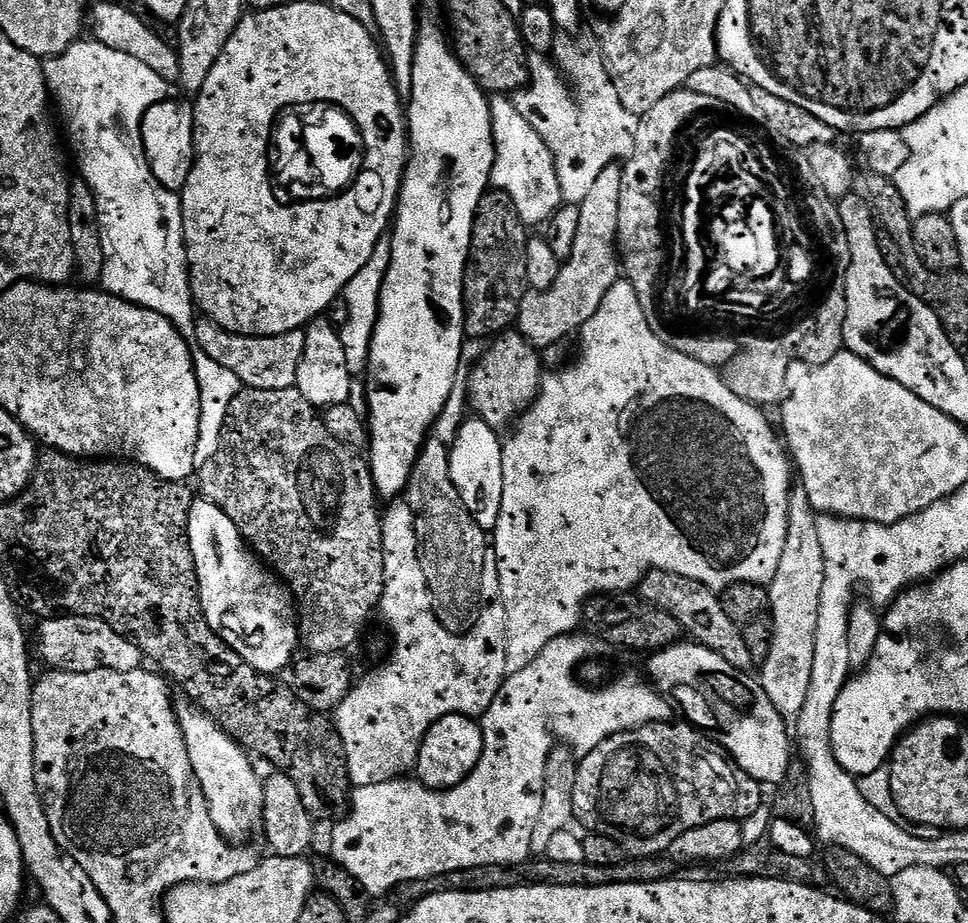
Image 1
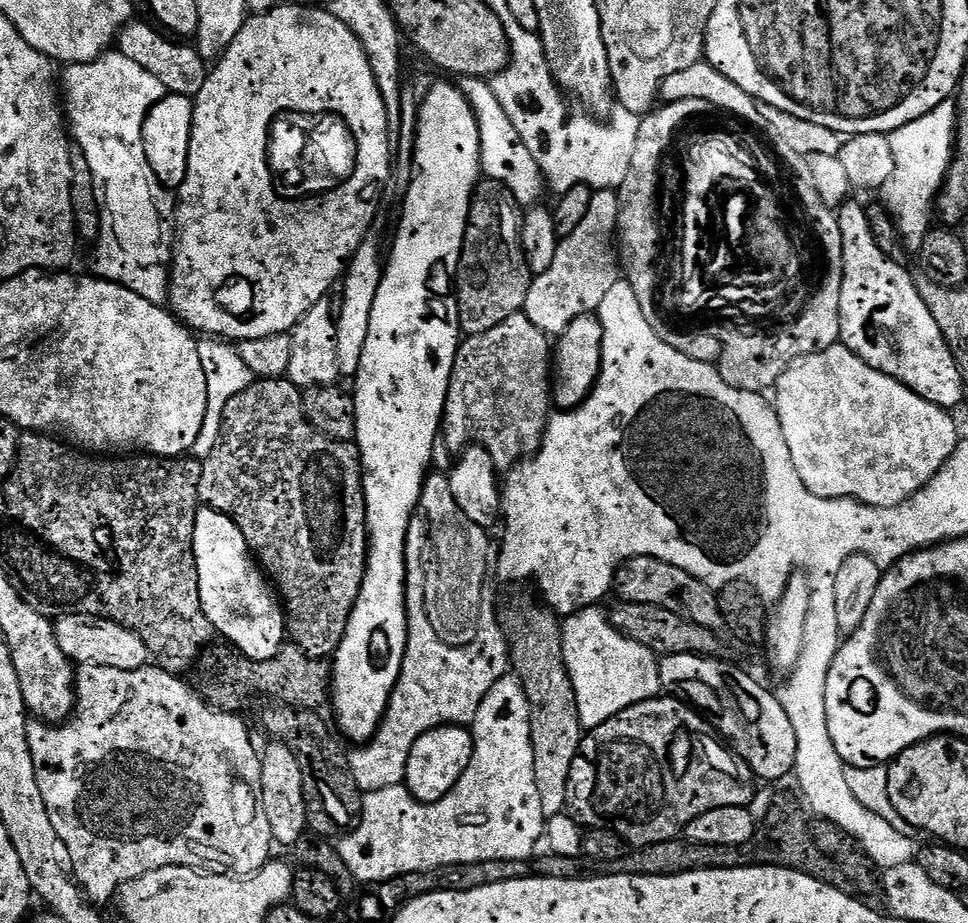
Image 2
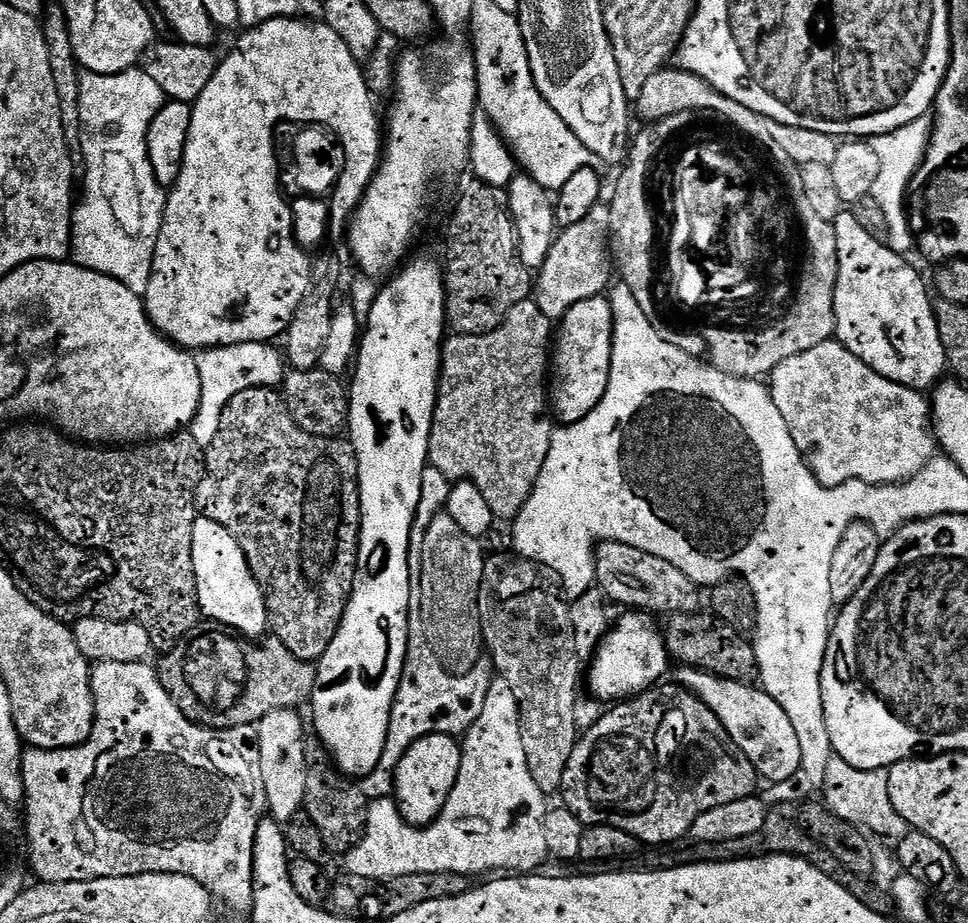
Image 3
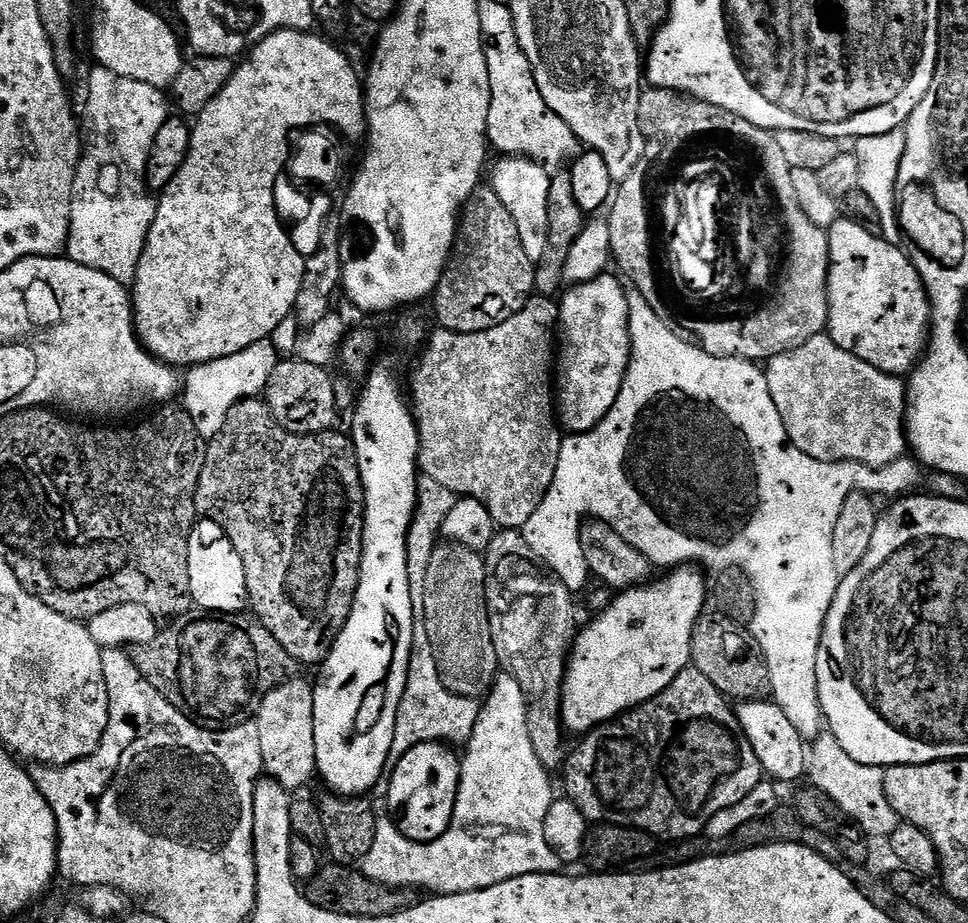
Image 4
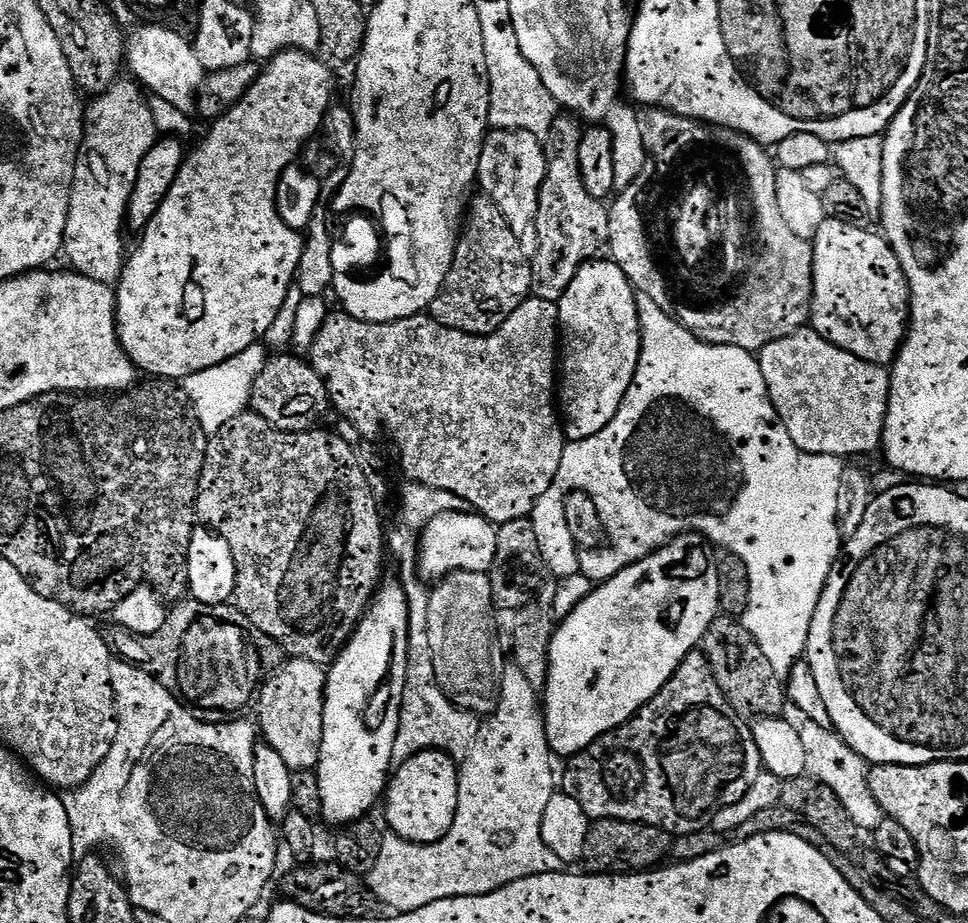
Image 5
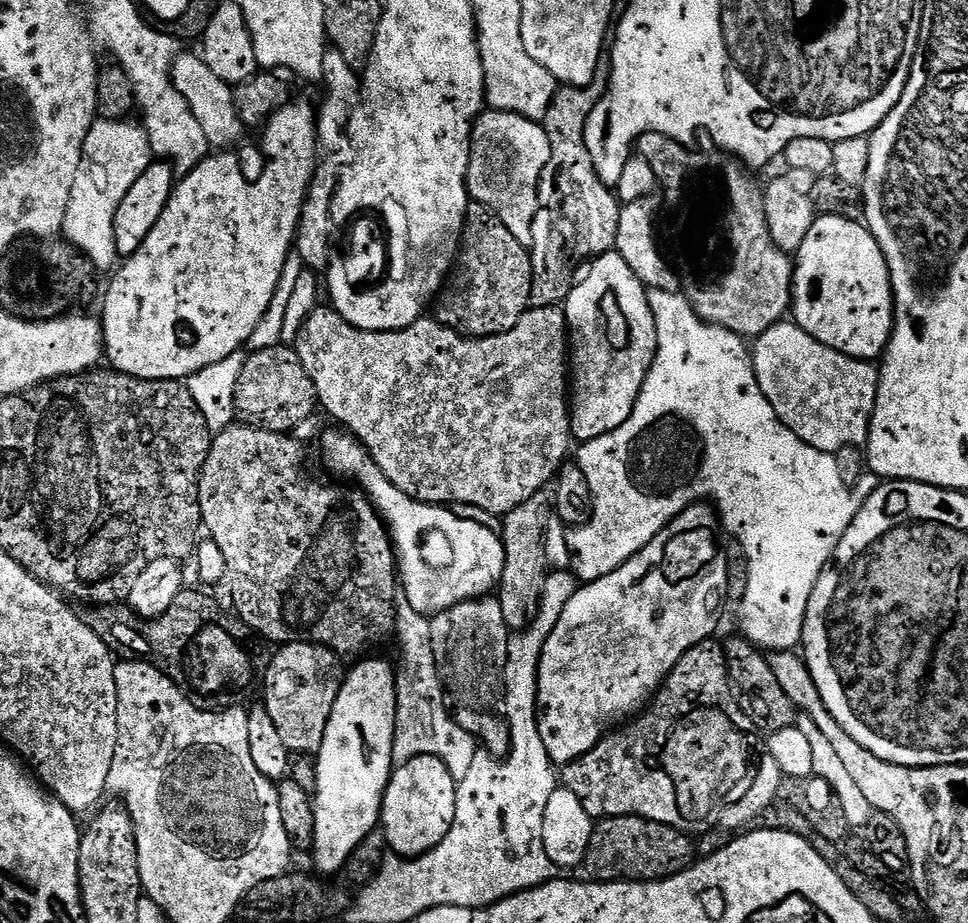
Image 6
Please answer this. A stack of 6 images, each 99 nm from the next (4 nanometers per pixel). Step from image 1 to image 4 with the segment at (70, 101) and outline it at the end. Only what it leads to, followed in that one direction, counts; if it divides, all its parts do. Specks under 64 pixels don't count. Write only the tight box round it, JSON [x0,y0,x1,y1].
[67,67,170,285]

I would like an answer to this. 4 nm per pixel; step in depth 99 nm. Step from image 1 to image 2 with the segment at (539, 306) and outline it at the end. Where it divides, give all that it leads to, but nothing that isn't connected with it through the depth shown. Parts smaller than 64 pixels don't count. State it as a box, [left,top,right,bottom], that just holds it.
[522,191,621,336]

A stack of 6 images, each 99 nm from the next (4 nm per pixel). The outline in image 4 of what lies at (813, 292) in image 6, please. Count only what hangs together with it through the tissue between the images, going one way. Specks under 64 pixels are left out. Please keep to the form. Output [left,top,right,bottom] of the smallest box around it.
[826,218,930,377]

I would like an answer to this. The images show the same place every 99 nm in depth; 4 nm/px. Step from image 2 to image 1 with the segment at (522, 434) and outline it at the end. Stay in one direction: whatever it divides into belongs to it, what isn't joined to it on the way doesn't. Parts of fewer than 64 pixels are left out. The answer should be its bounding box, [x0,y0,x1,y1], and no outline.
[468,330,542,430]

